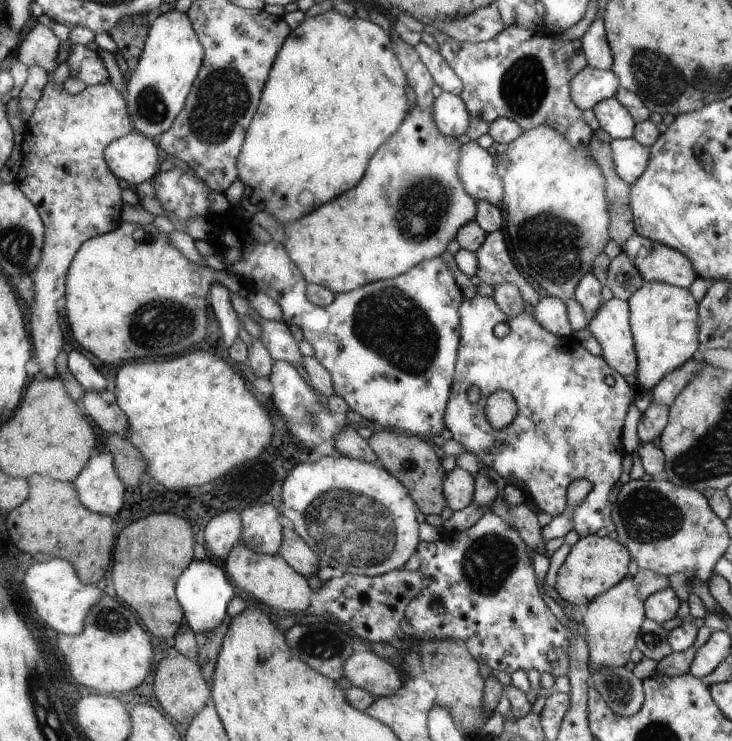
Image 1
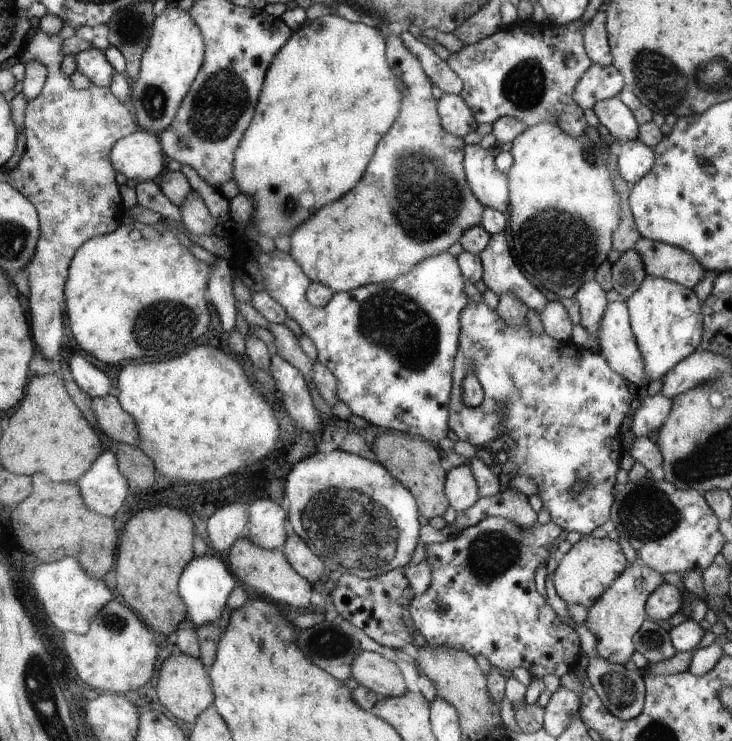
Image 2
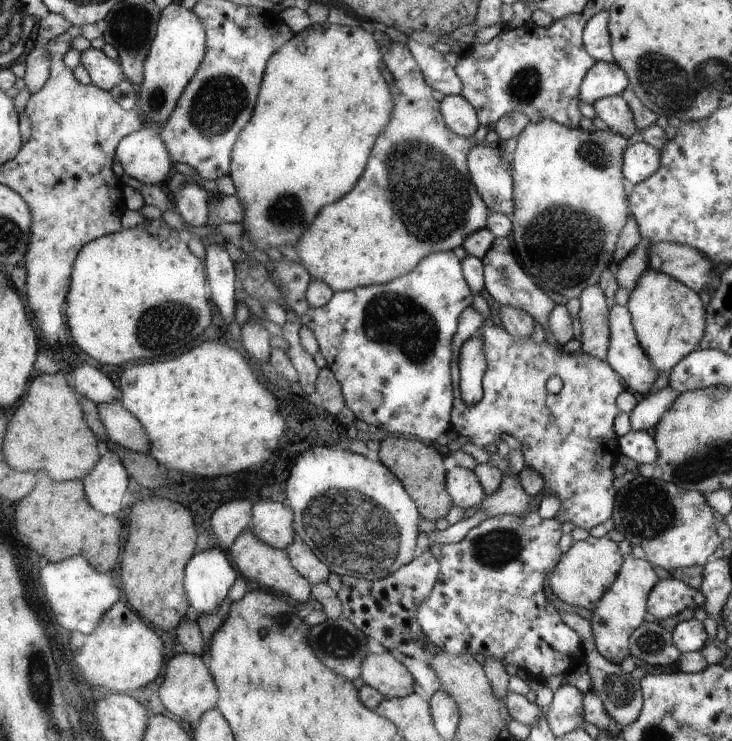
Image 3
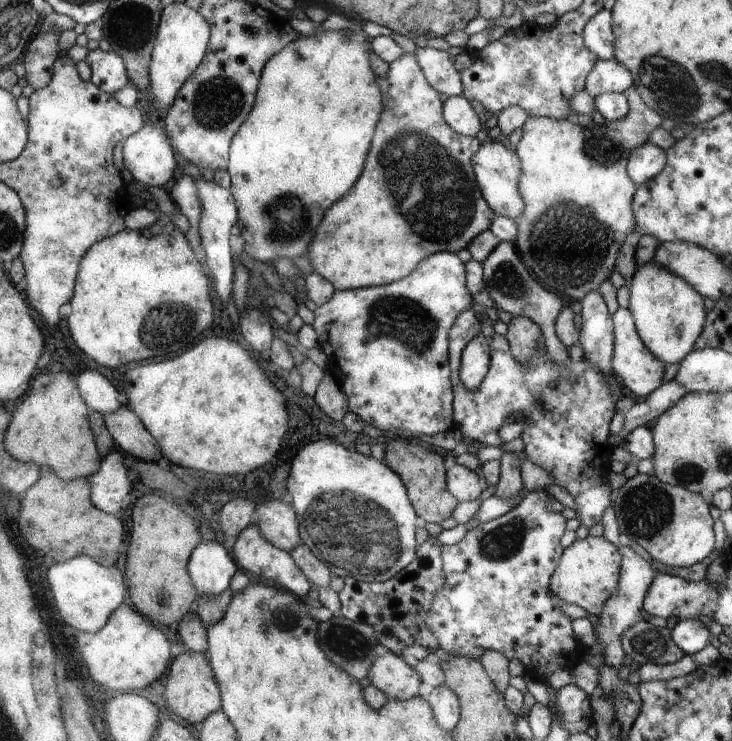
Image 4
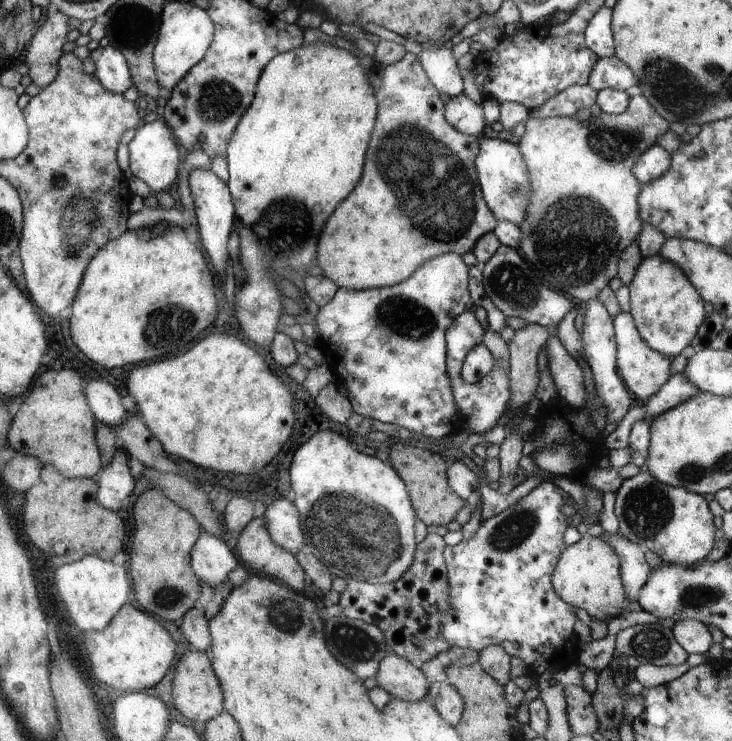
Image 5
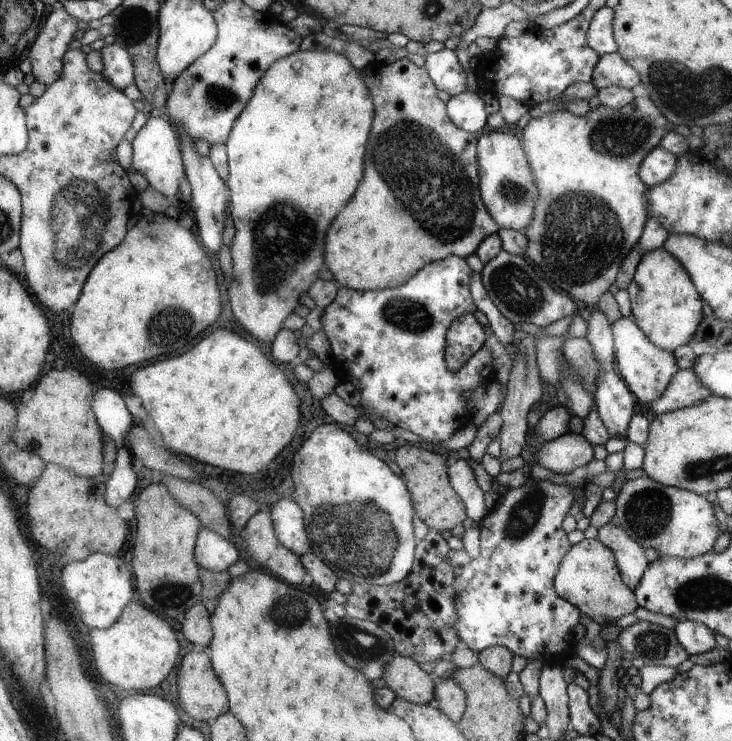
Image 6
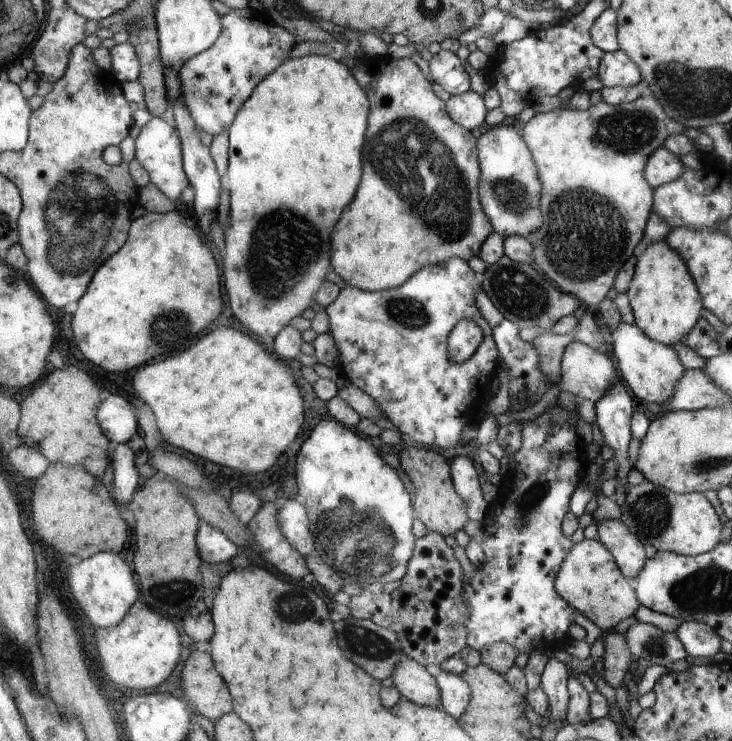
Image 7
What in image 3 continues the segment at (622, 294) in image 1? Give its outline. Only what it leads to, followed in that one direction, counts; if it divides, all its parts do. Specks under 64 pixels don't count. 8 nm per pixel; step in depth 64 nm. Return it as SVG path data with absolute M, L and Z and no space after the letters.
M646 237L630 251L630 254L618 265L617 281L620 288L630 292L642 273L649 267L650 243Z

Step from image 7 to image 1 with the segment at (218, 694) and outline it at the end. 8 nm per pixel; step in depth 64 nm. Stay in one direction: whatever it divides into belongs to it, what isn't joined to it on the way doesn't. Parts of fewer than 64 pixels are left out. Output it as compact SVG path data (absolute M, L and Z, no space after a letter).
M178 654L174 658L164 658L159 662L154 676L153 689L160 706L180 725L190 724L207 707L206 702L210 698L211 686L203 676L203 670L197 660L187 658L182 654Z

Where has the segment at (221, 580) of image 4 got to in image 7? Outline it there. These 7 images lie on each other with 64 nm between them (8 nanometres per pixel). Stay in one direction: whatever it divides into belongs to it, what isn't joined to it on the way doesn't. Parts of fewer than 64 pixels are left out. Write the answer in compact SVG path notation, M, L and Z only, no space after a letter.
M206 521L200 523L197 543L202 560L212 564L229 561L240 551L239 546L234 544L226 533Z

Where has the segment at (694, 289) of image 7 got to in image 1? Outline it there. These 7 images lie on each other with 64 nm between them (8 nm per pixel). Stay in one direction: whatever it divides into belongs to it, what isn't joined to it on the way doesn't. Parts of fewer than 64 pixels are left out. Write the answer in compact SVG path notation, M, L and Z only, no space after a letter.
M643 282L628 298L631 305L631 332L639 368L633 381L641 393L656 387L664 376L684 366L701 351L699 345L699 304L688 289L664 282Z

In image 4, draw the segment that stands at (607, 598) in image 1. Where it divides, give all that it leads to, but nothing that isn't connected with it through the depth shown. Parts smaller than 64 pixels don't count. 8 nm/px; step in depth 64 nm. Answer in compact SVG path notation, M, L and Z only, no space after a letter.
M624 539L622 545L618 548L622 556L622 570L620 571L619 587L617 591L607 600L603 611L600 613L600 624L598 624L595 632L597 642L602 644L606 655L606 665L615 670L620 669L626 656L625 650L621 643L622 633L636 624L644 616L643 600L655 577L656 570L652 569L650 562L638 552L634 551Z

